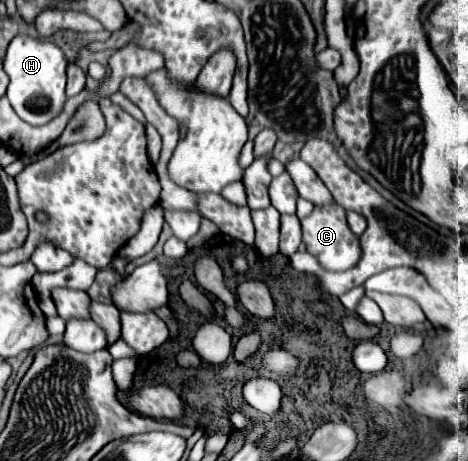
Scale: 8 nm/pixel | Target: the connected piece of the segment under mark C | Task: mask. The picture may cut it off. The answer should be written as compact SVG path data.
M328 203L328 205L318 205L314 211L304 217L302 221L302 241L306 243L308 253L312 253L316 259L326 269L332 271L344 271L350 269L358 259L360 259L360 247L358 247L358 237L352 235L346 223L346 209L340 203Z

